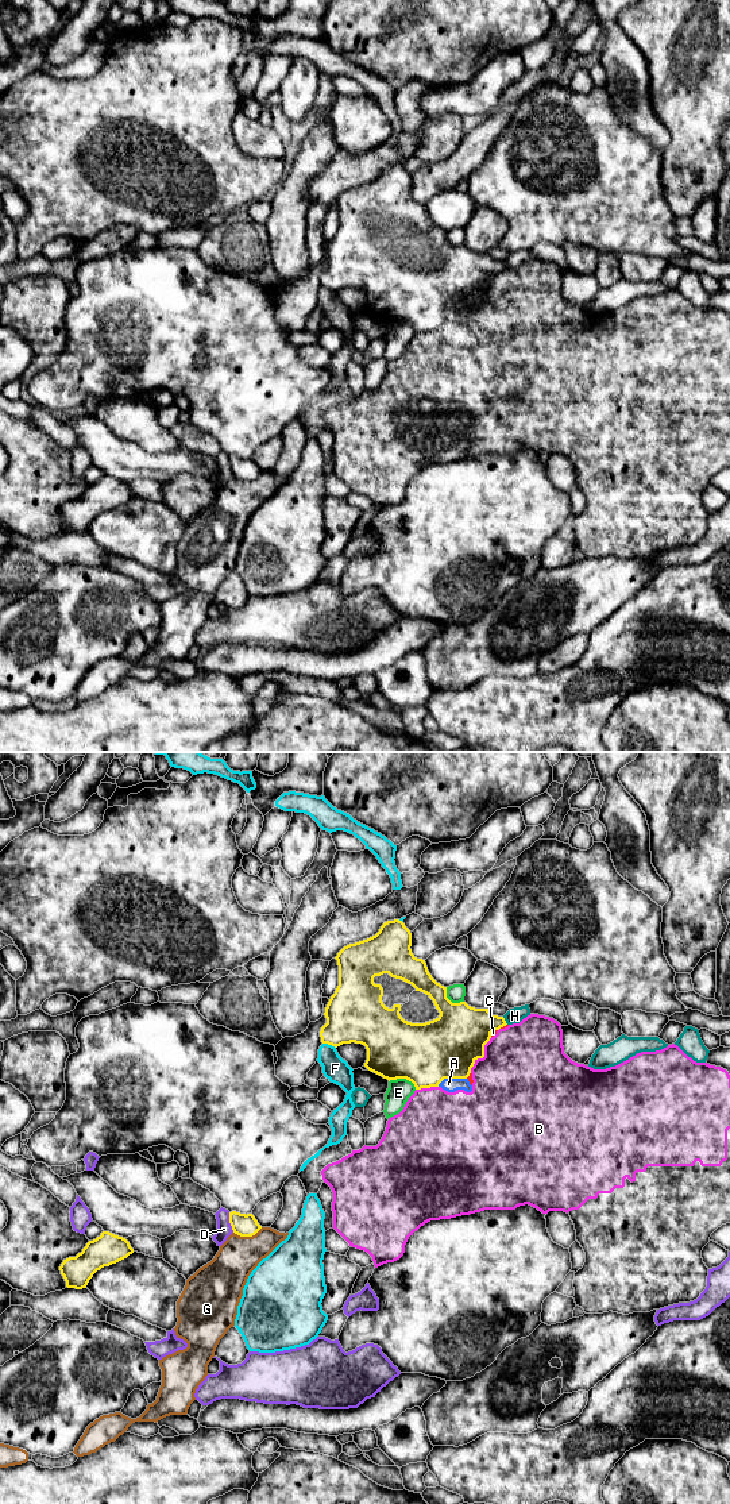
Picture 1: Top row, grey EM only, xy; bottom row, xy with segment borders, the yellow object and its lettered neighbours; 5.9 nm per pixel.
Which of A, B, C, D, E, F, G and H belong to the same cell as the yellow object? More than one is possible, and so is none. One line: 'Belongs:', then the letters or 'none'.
Belongs: none

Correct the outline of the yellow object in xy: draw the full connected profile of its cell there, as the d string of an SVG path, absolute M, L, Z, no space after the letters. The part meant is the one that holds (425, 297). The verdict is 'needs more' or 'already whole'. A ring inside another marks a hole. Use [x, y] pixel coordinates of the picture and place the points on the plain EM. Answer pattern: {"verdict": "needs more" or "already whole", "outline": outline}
{"verdict": "needs more", "outline": "M399 163L385 166L379 176L363 185L344 190L337 200L339 230L325 251L327 267L321 271L322 288L335 292L343 288L362 288L367 293L364 311L383 323L406 323L416 333L439 331L444 323L467 323L478 302L484 301L484 289L491 277L506 270L503 261L493 259L488 252L475 252L466 246L452 247L447 242L447 231L437 227L428 215L426 207L412 197L412 177ZM413 235L426 238L440 259L425 267L405 265L399 255L409 246Z"}

